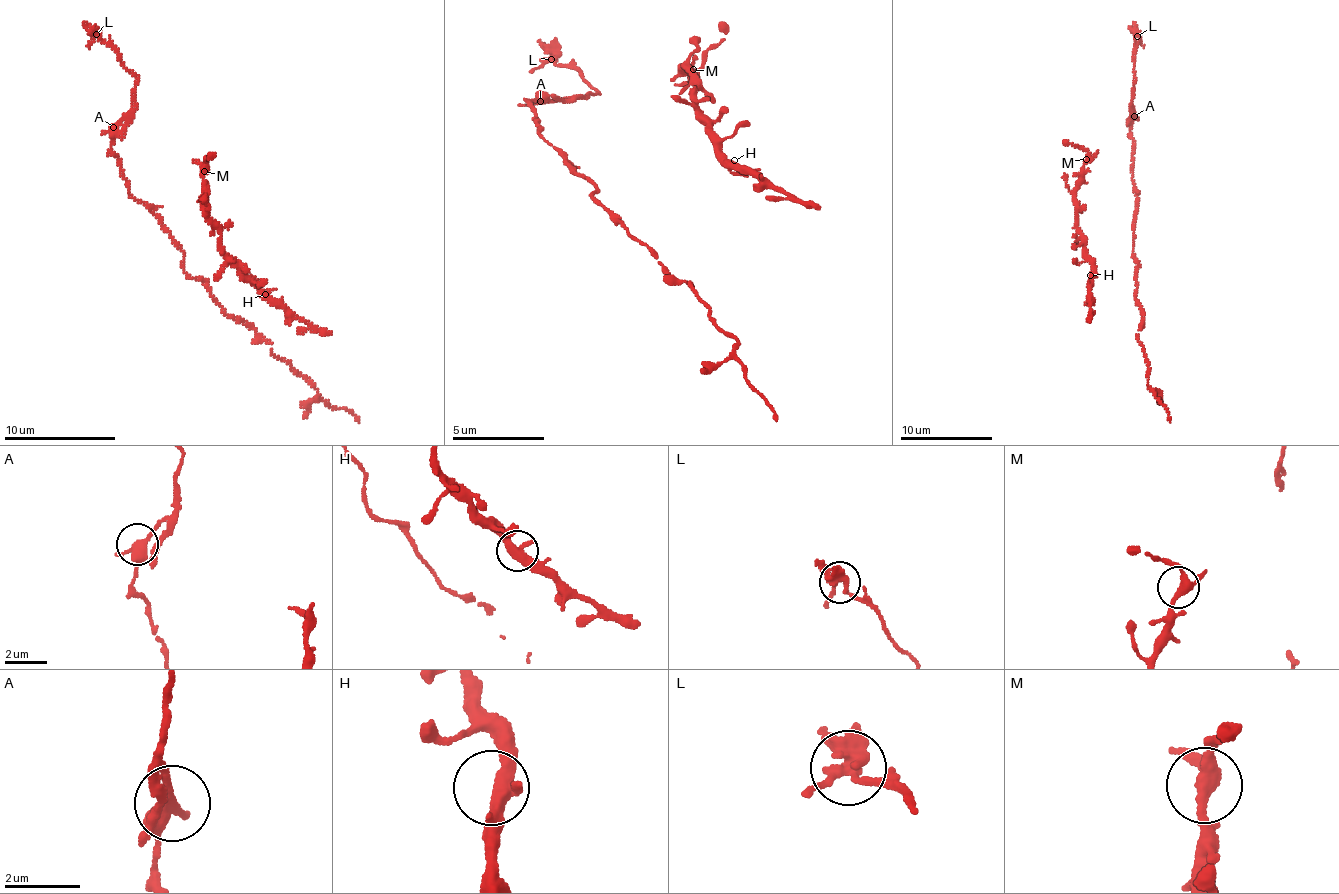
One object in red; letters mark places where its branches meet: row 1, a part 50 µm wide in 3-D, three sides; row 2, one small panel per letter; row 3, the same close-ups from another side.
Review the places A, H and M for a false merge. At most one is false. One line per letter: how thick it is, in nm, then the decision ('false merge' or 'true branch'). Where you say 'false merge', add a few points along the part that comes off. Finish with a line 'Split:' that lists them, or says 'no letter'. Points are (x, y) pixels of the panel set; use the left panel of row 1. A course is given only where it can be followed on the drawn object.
A: 320 nm | false merge | (112, 127), (132, 109), (136, 75), (97, 34), (89, 49)
H: 320 nm | true branch
M: 280 nm | true branch
Split: A

